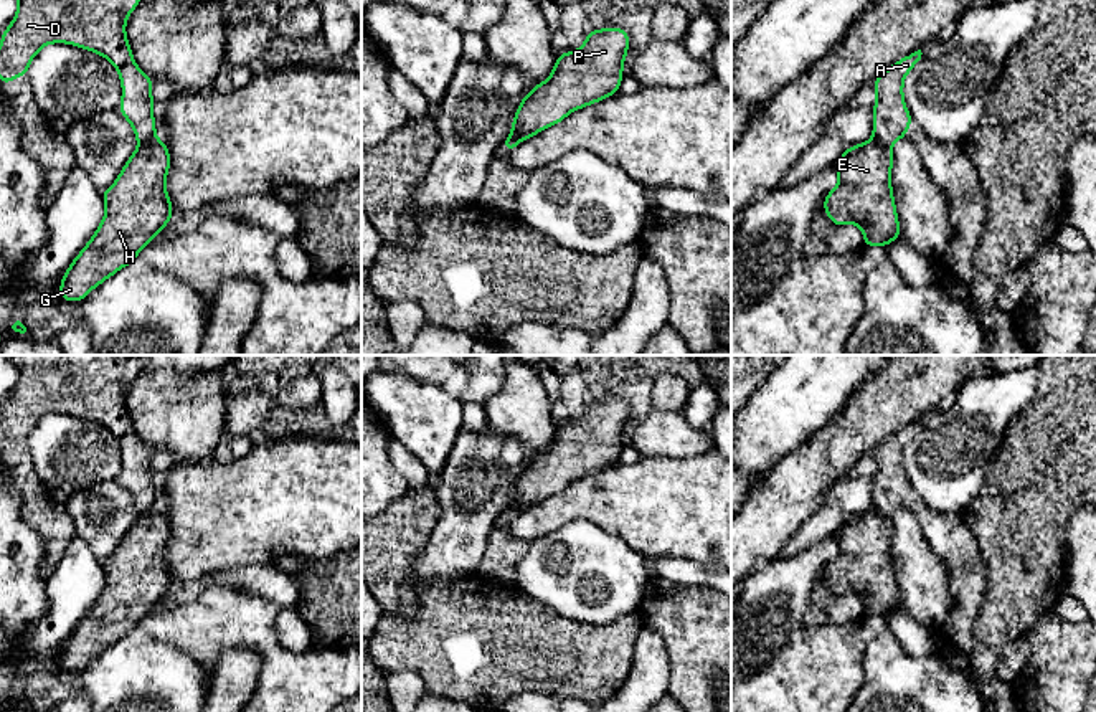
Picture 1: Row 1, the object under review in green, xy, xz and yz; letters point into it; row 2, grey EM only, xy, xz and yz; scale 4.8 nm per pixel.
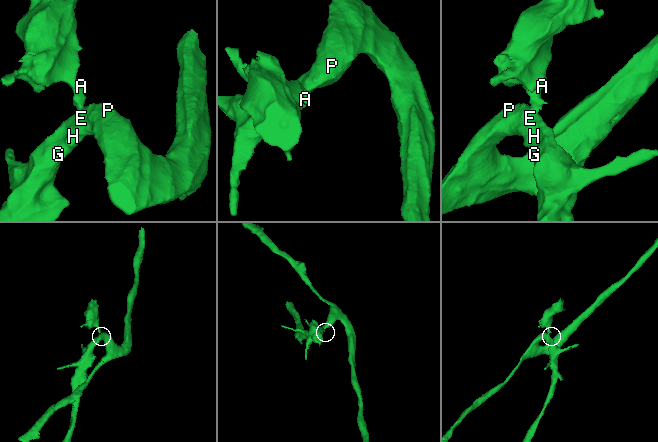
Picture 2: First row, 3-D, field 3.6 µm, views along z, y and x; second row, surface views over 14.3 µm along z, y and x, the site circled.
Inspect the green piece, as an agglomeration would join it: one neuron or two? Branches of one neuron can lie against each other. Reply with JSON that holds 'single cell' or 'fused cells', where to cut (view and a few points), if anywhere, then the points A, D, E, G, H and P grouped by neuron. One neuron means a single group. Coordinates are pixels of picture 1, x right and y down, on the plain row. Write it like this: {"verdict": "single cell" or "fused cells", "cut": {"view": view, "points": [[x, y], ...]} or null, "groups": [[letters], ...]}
{"verdict": "fused cells", "cut": {"view": "yz", "points": [[873, 507], [888, 517]]}, "groups": [["A", "D"], ["E", "G", "H", "P"]]}

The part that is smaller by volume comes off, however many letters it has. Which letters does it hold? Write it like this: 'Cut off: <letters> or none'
Cut off: A, D

